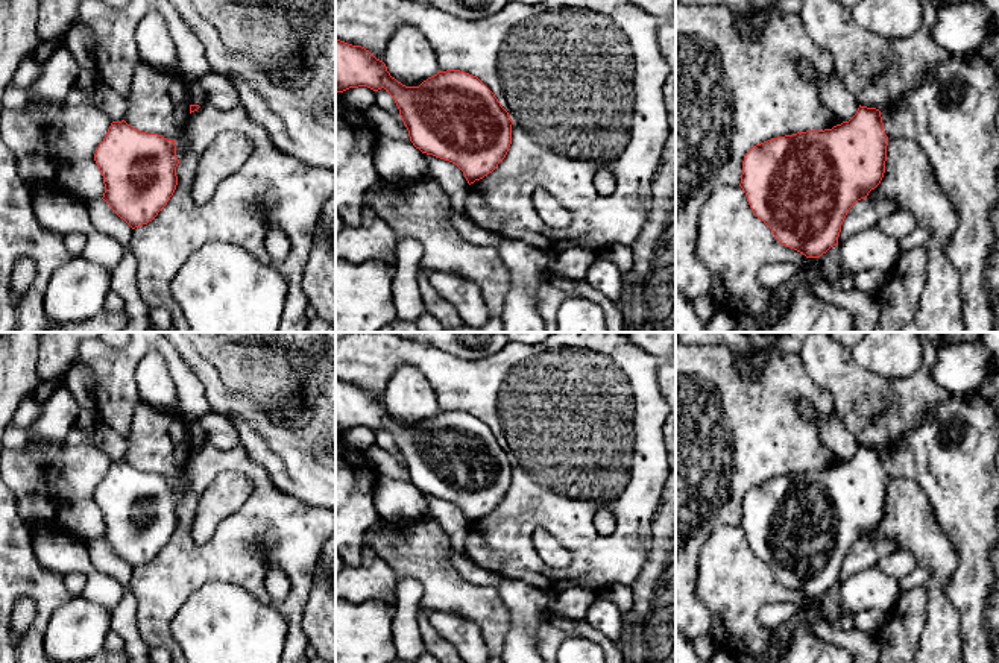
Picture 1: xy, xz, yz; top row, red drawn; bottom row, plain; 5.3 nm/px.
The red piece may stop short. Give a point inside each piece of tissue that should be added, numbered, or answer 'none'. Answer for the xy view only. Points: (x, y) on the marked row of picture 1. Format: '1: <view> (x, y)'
1: xy (181, 141)

